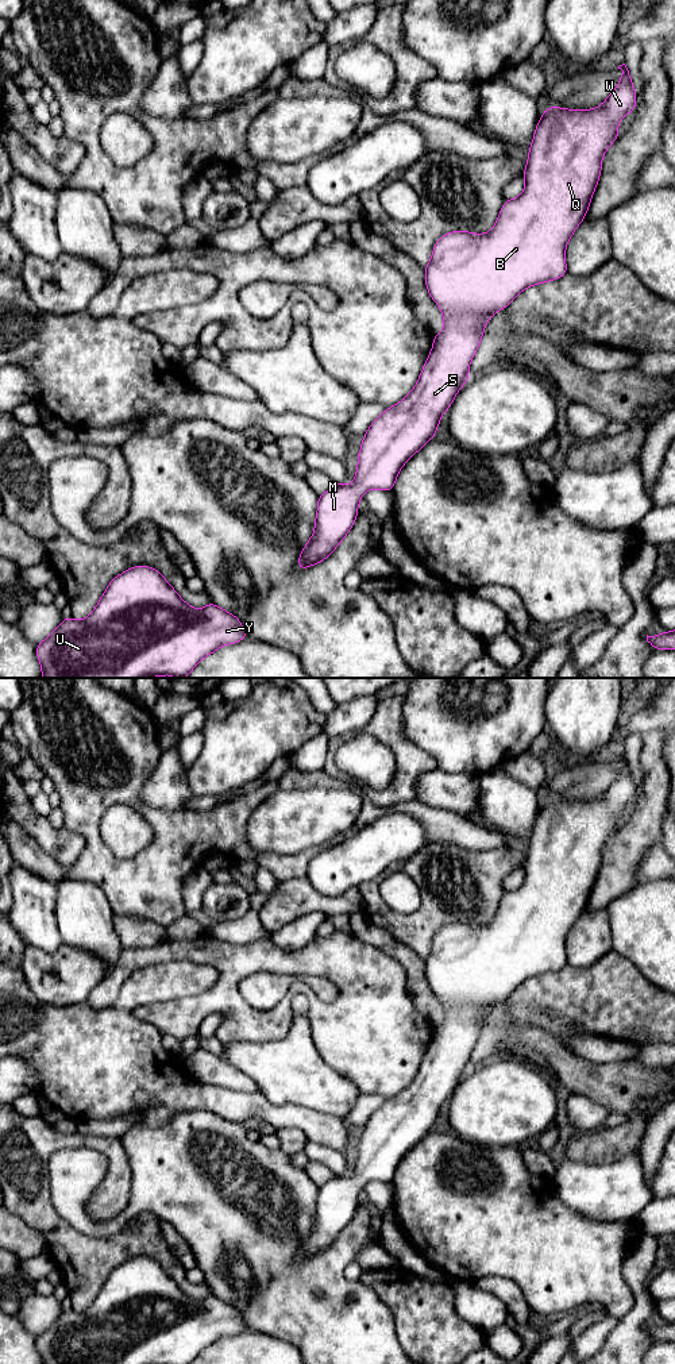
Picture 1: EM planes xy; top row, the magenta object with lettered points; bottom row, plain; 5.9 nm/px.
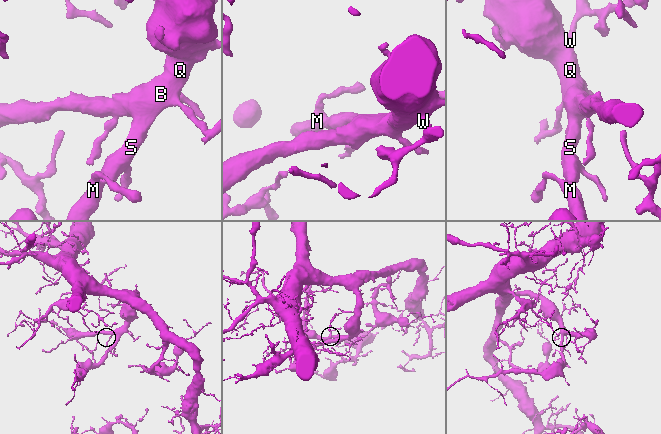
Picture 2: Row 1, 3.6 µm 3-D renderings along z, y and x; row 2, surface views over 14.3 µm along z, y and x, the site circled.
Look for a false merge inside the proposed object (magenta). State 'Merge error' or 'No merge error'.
No merge error

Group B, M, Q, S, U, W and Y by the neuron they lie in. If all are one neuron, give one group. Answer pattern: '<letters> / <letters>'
B M Q S U W Y

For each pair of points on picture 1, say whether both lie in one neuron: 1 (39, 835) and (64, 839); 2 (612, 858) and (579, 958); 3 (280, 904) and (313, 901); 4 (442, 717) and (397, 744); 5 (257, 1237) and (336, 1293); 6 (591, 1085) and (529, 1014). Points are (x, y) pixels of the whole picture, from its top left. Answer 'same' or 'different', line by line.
1: same
2: different
3: same
4: different
5: same
6: different

